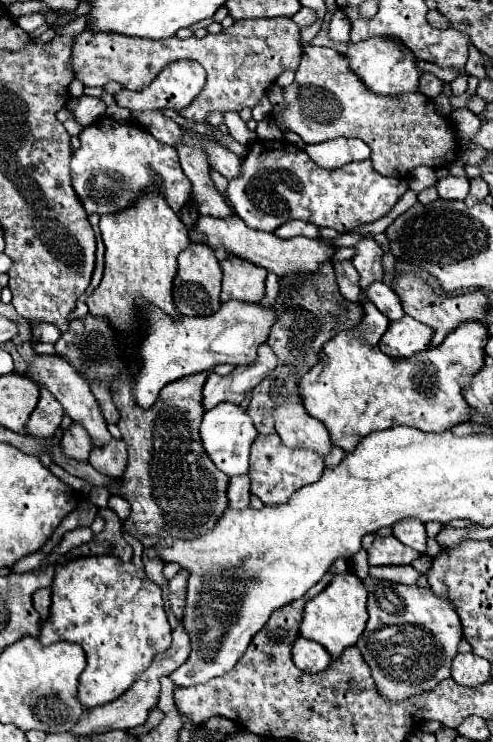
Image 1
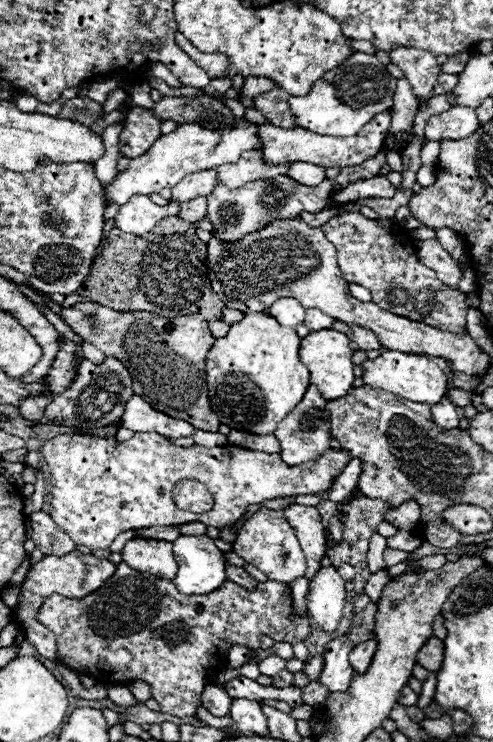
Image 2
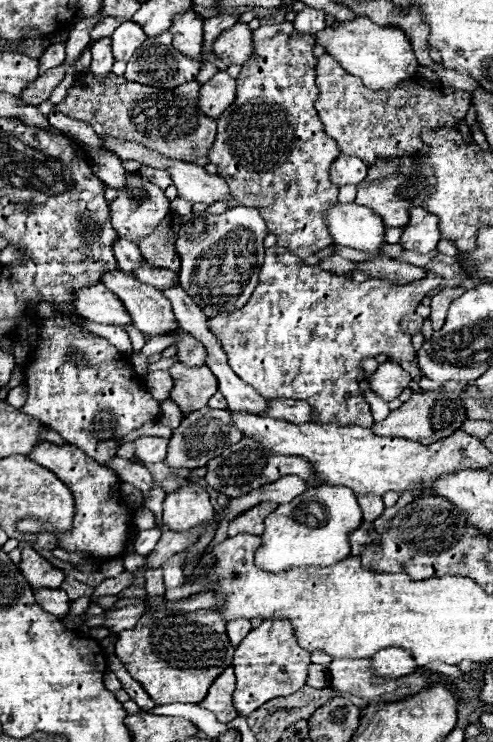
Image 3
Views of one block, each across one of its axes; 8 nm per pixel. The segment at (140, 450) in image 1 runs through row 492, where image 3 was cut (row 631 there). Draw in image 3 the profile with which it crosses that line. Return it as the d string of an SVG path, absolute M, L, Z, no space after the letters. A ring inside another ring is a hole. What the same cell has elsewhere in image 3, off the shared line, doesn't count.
M148 612L132 630L118 634L116 656L156 704L200 704L206 698L210 684L232 664L234 658L234 646L230 644L224 626L222 618L214 612Z

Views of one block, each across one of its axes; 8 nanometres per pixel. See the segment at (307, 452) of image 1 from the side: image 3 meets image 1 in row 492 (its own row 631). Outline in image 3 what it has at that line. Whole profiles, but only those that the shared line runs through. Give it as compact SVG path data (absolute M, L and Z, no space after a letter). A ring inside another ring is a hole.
M264 620L260 628L252 630L234 652L236 690L234 706L242 716L248 716L262 704L274 698L290 696L306 684L310 654L298 646L288 620Z

